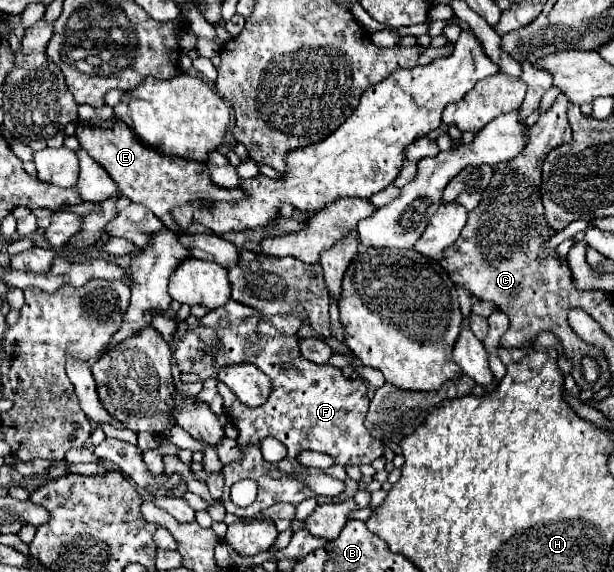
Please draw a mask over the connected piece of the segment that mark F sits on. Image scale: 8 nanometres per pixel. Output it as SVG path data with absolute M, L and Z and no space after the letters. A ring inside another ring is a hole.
M228 300L222 308L208 312L202 320L190 316L188 322L178 324L176 328L174 358L182 372L196 372L202 380L206 380L206 378L216 378L220 366L234 362L236 364L252 362L272 380L272 394L268 402L260 408L248 408L234 396L234 392L226 384L218 382L218 392L224 398L224 412L240 432L238 446L242 450L240 462L232 462L224 466L226 488L222 494L222 502L226 512L230 514L254 518L276 502L300 504L304 498L312 498L312 496L320 502L332 500L330 496L316 496L306 484L302 484L296 478L282 478L282 480L266 478L264 472L272 466L278 466L280 470L300 470L308 474L328 474L334 478L342 478L342 470L346 464L356 464L356 466L372 464L376 458L384 454L382 442L372 438L364 426L364 418L370 404L364 380L362 378L348 380L342 376L340 368L334 368L330 364L318 366L302 358L296 336L296 330L302 326L302 322L304 322L302 316L286 316L286 318L276 316L274 320L270 320L260 312L254 312L254 308L246 308L244 304ZM262 436L274 436L280 442L284 442L284 446L288 448L288 456L276 464L266 462L258 448ZM302 450L328 454L336 460L336 466L328 468L326 472L320 468L306 468L296 460L296 456ZM242 478L254 478L258 482L258 496L246 508L240 508L230 500L230 488Z

